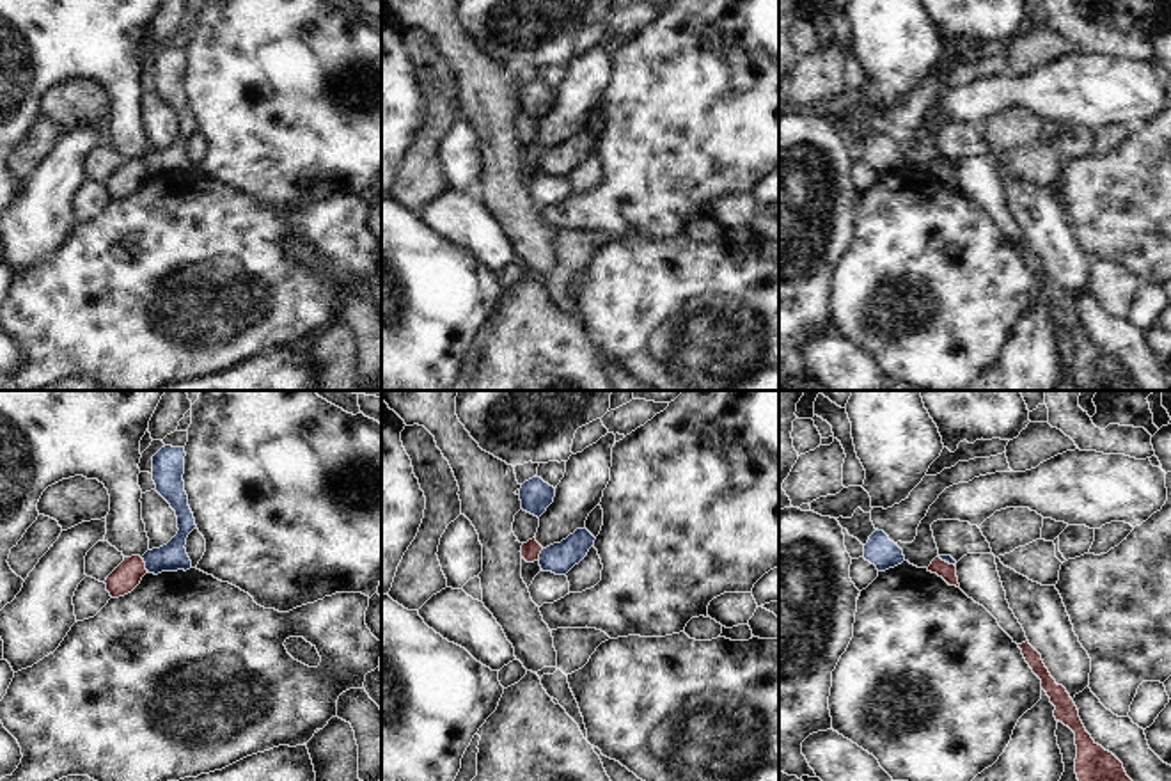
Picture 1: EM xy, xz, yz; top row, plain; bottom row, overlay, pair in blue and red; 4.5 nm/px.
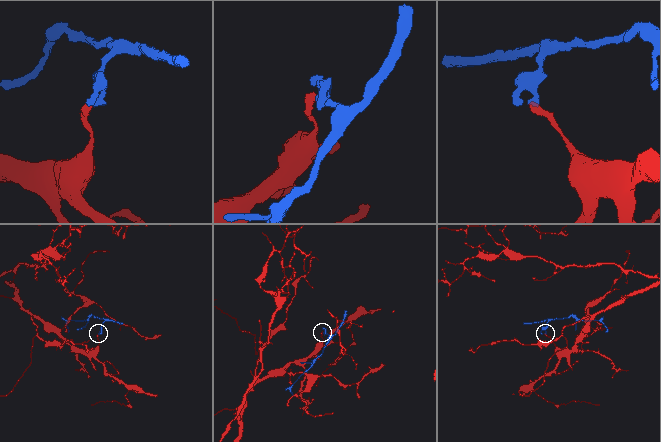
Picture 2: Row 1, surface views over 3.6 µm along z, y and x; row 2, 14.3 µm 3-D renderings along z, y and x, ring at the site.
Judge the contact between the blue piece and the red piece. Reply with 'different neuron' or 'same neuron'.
different neuron

